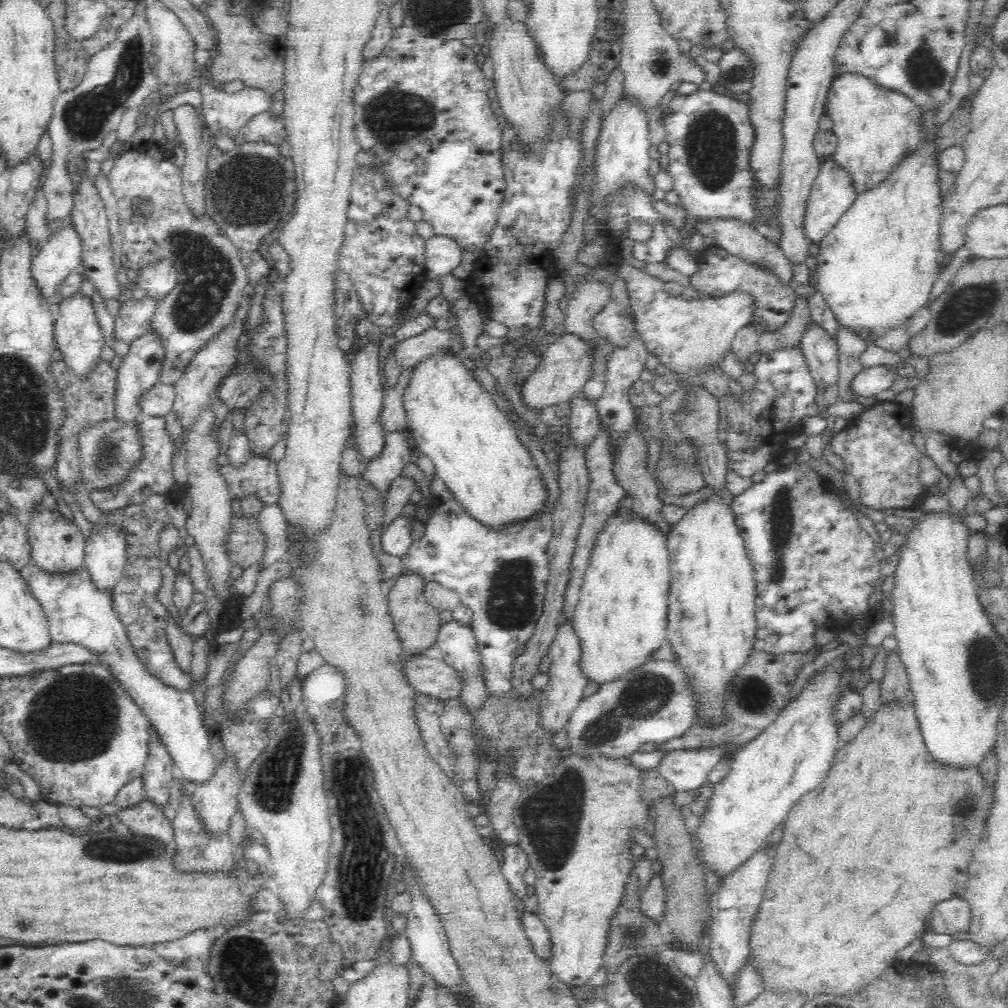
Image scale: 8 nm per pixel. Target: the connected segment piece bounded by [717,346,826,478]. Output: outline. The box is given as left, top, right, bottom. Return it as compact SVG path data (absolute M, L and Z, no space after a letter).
M800 346L764 351L754 364L753 373L756 382L752 390L742 389L740 394L728 391L717 398L719 420L727 424L723 432L725 465L742 478L750 478L777 457L786 458L789 452L786 440L803 432L806 418L826 418L824 408L816 404L819 386Z

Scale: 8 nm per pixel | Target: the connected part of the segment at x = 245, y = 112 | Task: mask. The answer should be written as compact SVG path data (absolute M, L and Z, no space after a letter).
M201 81L200 90L203 102L199 110L212 139L219 131L234 138L254 116L261 115L271 108L273 94L269 94L266 90L254 86L245 86L240 92L223 92L223 90L213 89L212 81Z

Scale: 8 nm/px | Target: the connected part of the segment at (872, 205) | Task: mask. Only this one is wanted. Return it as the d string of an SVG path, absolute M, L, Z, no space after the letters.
M920 108L920 127L922 127L921 141L911 152L904 155L897 163L882 177L882 182L878 182L872 188L866 188L864 192L857 194L852 206L842 213L842 216L833 224L833 227L826 233L826 236L817 242L819 253L816 256L816 280L817 290L822 294L824 300L833 312L837 321L845 324L847 328L852 329L857 335L873 334L879 331L889 331L903 324L914 312L920 310L928 303L931 289L936 281L937 272L935 266L939 259L939 224L941 221L942 192L940 192L940 147L938 147L938 109Z

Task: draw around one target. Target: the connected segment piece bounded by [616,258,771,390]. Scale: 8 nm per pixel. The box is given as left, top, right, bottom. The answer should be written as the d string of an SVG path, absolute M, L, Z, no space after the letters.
M622 258L622 264L617 264L616 269L620 284L627 289L636 313L635 328L644 339L646 349L660 359L659 364L678 373L680 386L685 390L692 383L700 385L699 370L714 363L717 365L719 358L730 349L731 340L738 330L750 326L758 335L771 335L769 324L756 313L756 299L750 291L738 289L719 297L700 296L688 300L684 296L668 296L665 282L649 275L645 269L632 266L628 259Z

